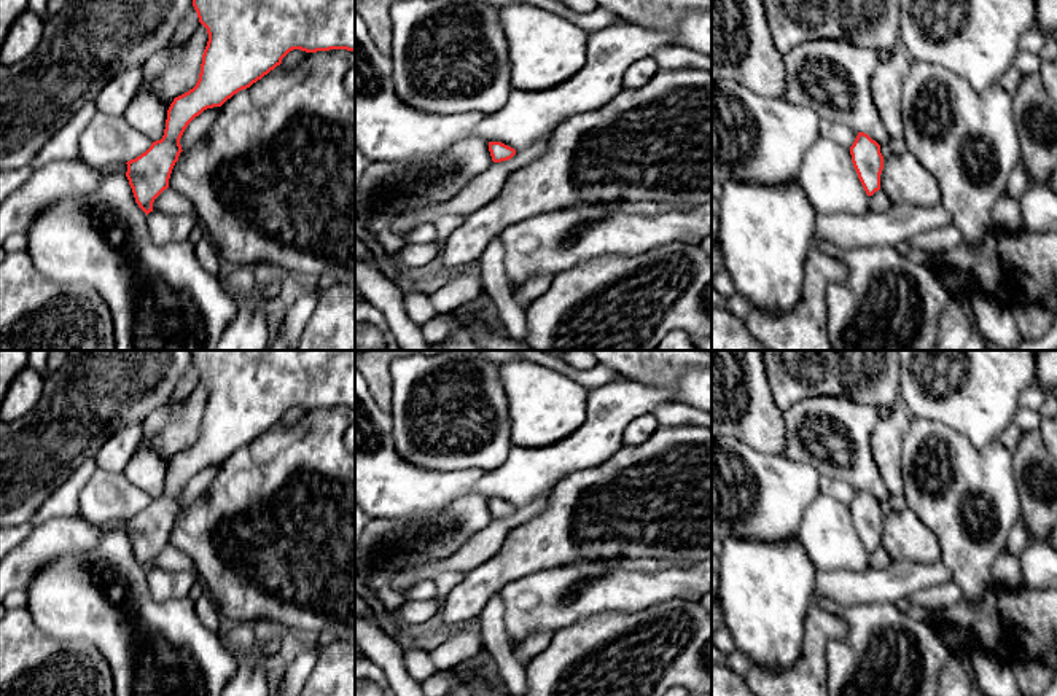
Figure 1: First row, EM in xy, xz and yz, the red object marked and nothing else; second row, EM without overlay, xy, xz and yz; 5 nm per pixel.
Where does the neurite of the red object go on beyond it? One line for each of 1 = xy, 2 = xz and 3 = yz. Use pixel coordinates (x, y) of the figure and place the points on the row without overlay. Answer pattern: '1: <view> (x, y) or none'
1: none
2: none
3: none

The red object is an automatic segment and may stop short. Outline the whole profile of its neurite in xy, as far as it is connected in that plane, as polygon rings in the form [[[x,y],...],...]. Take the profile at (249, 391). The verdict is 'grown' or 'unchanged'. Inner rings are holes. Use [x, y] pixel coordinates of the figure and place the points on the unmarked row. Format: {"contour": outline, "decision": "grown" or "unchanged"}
{"contour": [[[191,350],[193,363],[199,379],[207,385],[209,398],[202,411],[201,430],[196,443],[174,456],[167,467],[166,486],[161,497],[127,518],[126,534],[132,545],[135,559],[148,572],[153,569],[154,556],[169,545],[169,535],[181,506],[180,495],[188,481],[204,467],[221,463],[242,446],[250,444],[293,406],[306,409],[347,406],[355,408],[355,350]]], "decision": "unchanged"}

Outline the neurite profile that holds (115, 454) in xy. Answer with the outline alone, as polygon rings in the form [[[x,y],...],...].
[[[143,422],[118,428],[96,454],[97,470],[124,473],[143,438]]]

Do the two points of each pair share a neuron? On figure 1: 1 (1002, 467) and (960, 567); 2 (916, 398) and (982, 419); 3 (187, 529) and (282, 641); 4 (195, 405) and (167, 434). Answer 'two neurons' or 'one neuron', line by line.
1: one neuron
2: one neuron
3: two neurons
4: one neuron

